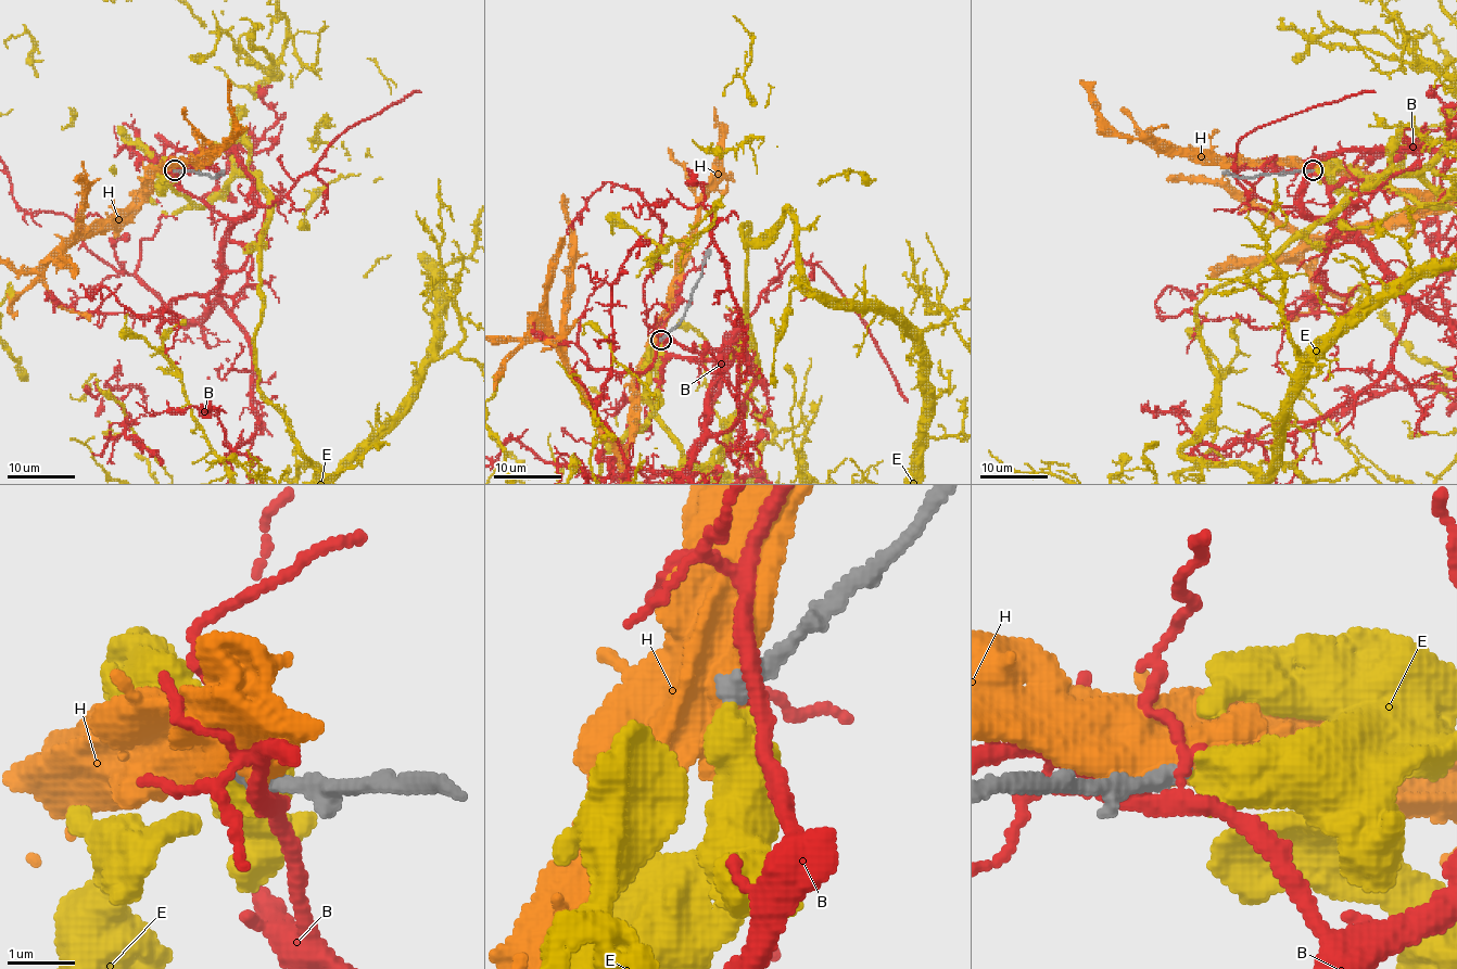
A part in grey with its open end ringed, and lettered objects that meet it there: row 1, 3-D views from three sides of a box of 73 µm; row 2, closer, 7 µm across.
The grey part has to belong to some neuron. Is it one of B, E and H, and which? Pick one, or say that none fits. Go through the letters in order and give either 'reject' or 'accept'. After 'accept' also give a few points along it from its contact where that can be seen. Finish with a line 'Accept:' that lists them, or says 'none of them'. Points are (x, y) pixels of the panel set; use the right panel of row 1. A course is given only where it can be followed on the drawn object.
B: reject
E: reject
H: reject
Accept: none of them

